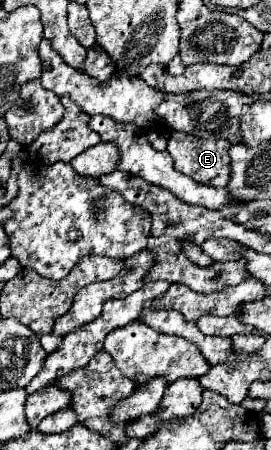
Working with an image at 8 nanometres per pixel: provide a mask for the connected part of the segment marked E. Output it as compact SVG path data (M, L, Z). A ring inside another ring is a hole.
M174 131L168 141L168 153L174 157L176 171L208 183L226 187L230 181L230 155L226 139L202 139Z

